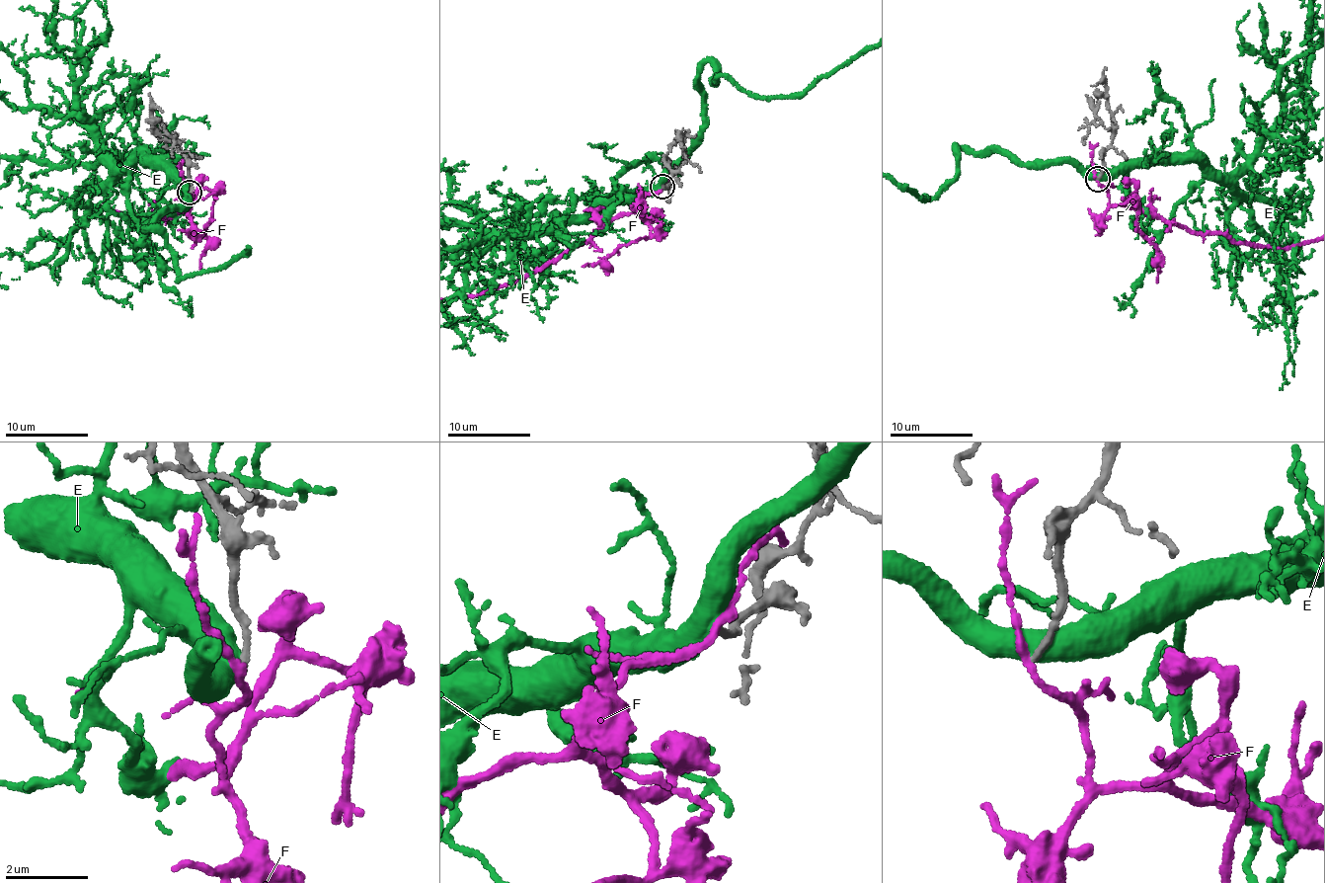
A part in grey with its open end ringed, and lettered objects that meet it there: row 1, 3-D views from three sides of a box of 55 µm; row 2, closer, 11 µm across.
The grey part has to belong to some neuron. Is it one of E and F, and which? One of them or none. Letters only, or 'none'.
none

